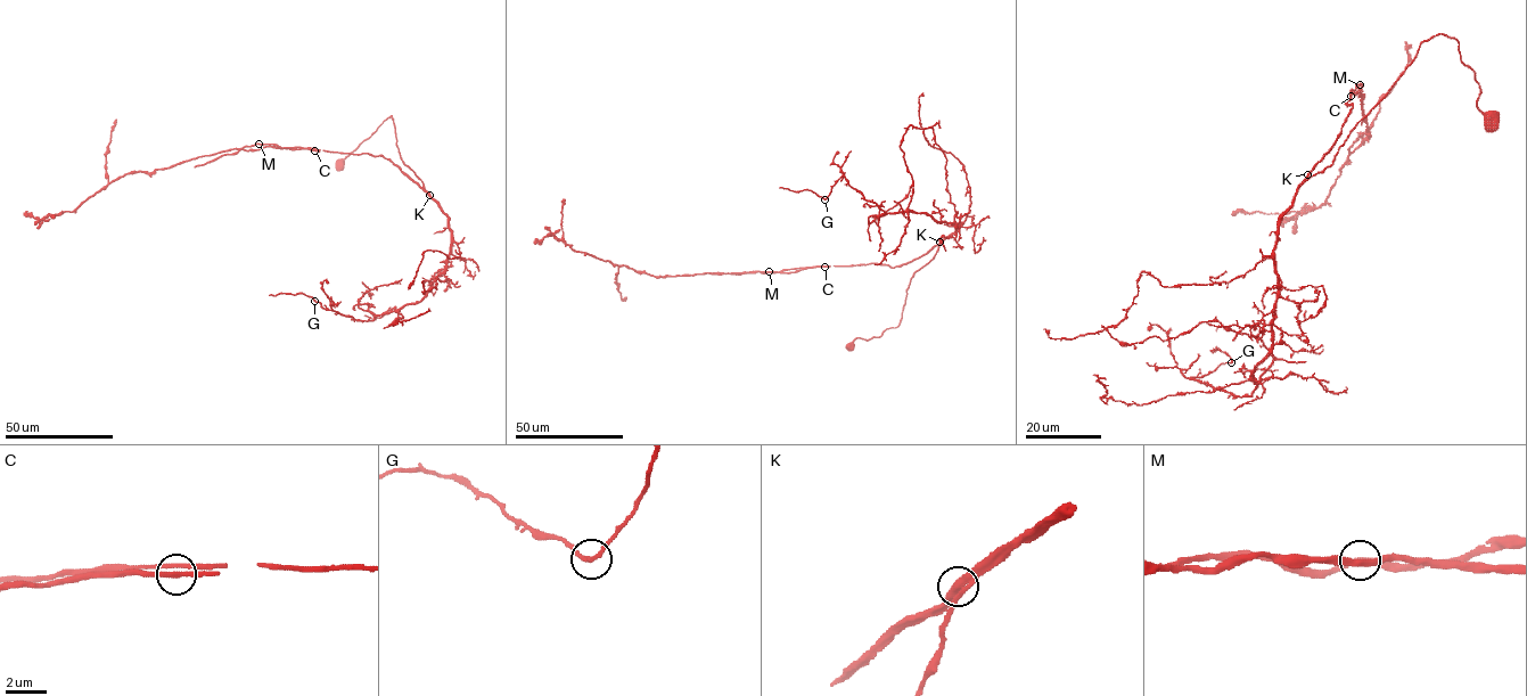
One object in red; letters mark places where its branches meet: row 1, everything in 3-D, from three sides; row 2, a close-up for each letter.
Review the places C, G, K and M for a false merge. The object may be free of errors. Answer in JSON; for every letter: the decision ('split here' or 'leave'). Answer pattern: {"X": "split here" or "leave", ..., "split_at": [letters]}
{"C": "split here", "G": "leave", "K": "leave", "M": "leave", "split_at": ["C"]}

